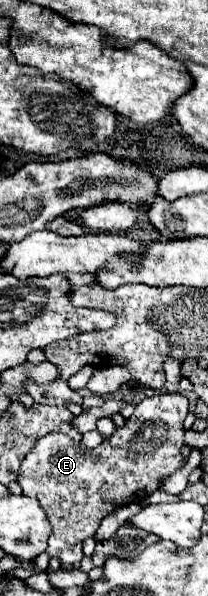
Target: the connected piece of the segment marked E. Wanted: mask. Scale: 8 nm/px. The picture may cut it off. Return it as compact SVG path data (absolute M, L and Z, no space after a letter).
M157 393L137 403L135 413L125 421L125 425L119 427L109 439L105 439L95 449L85 449L81 443L73 443L69 435L59 435L59 433L49 433L37 439L37 443L21 463L17 483L21 485L23 495L33 497L41 503L41 507L45 509L51 521L53 533L49 537L49 547L47 547L47 553L51 557L59 557L61 563L65 565L77 565L83 559L83 551L81 551L83 539L95 535L107 513L115 511L121 505L147 499L151 493L159 489L163 479L167 479L169 475L181 469L183 463L181 447L185 445L183 421L187 413L189 413L189 401L183 395Z

